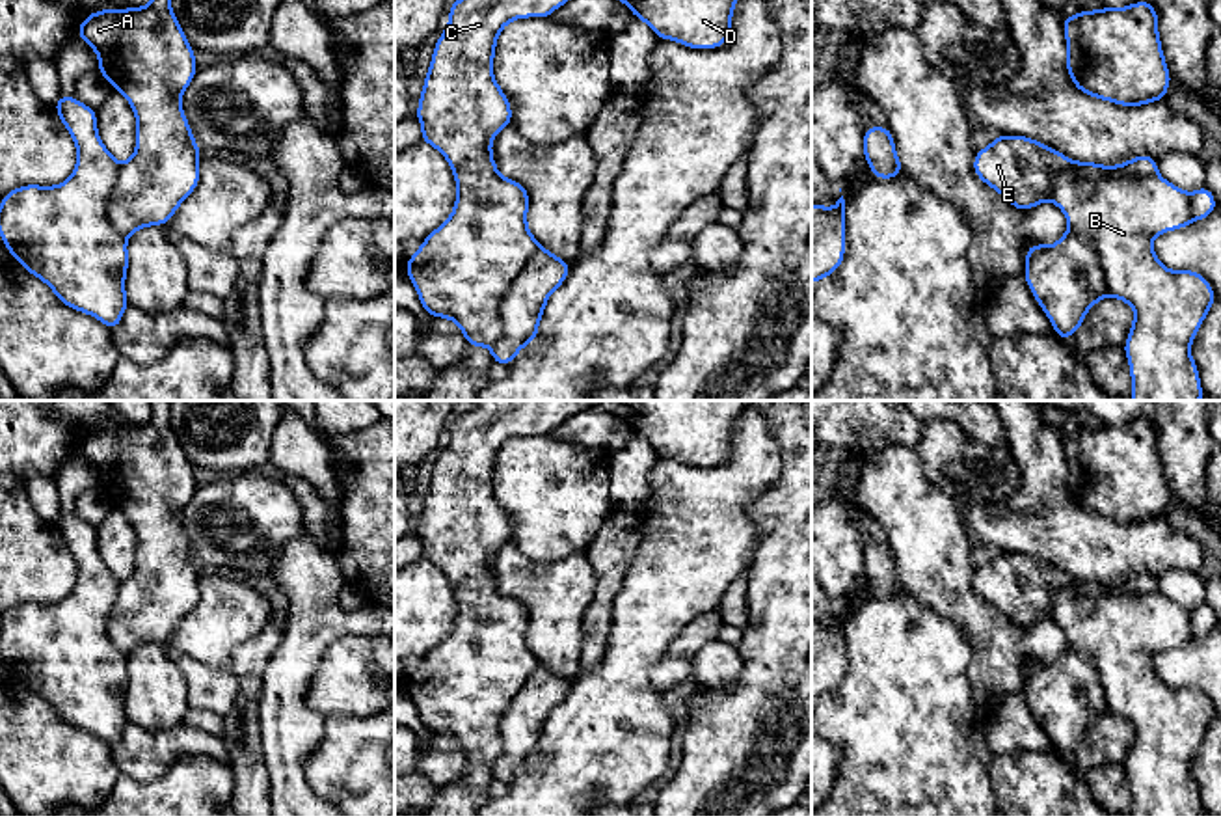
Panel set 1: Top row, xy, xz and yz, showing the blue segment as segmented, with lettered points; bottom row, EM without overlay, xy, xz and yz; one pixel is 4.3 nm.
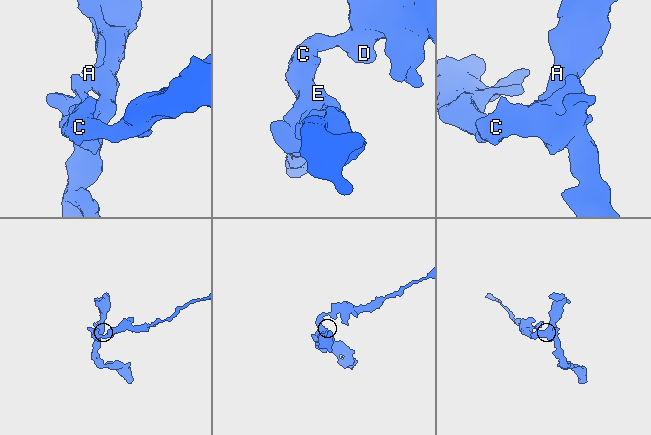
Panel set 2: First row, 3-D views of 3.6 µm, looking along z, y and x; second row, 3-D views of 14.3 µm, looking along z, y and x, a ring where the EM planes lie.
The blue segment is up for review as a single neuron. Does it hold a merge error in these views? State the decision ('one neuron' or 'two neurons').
one neuron

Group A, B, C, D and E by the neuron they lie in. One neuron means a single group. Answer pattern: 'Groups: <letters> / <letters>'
Groups: A B C D E

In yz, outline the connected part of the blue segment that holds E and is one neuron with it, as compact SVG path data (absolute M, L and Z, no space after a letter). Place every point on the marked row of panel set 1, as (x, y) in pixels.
M996 134L988 147L975 151L973 173L1018 211L1053 201L1067 216L1070 227L1055 244L1029 244L1026 253L1026 283L1053 333L1070 339L1096 302L1119 298L1135 313L1122 345L1130 363L1132 401L1201 401L1204 389L1189 348L1217 296L1202 274L1165 268L1152 240L1208 218L1217 203L1208 186L1187 194L1165 181L1158 175L1158 164L1150 155L1119 166L1076 162L1033 138Z

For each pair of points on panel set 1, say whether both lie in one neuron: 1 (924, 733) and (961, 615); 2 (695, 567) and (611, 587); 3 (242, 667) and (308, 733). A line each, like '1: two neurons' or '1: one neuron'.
1: two neurons
2: two neurons
3: two neurons

